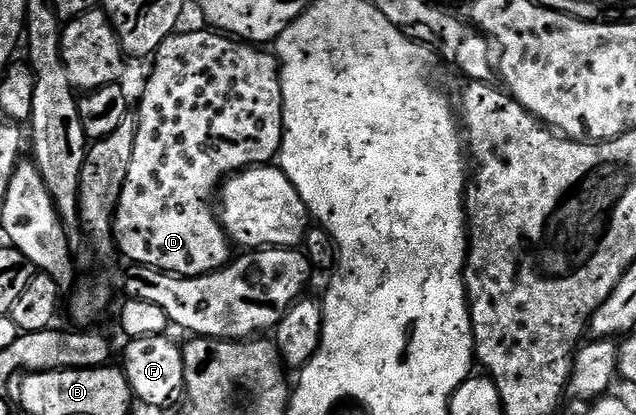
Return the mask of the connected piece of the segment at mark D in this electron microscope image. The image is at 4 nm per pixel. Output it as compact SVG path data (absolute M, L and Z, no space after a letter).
M213 30L205 32L178 31L169 36L159 46L152 61L153 73L145 84L145 93L141 96L141 105L136 105L137 133L135 134L135 154L131 154L131 166L127 169L127 182L123 182L123 194L119 198L117 213L113 219L113 243L118 253L126 256L129 264L141 264L144 268L157 268L171 276L202 276L218 272L231 259L231 241L225 227L221 225L218 213L209 205L209 199L218 195L223 181L246 168L269 166L280 157L283 142L283 90L281 74L276 55L261 46L254 46Z

